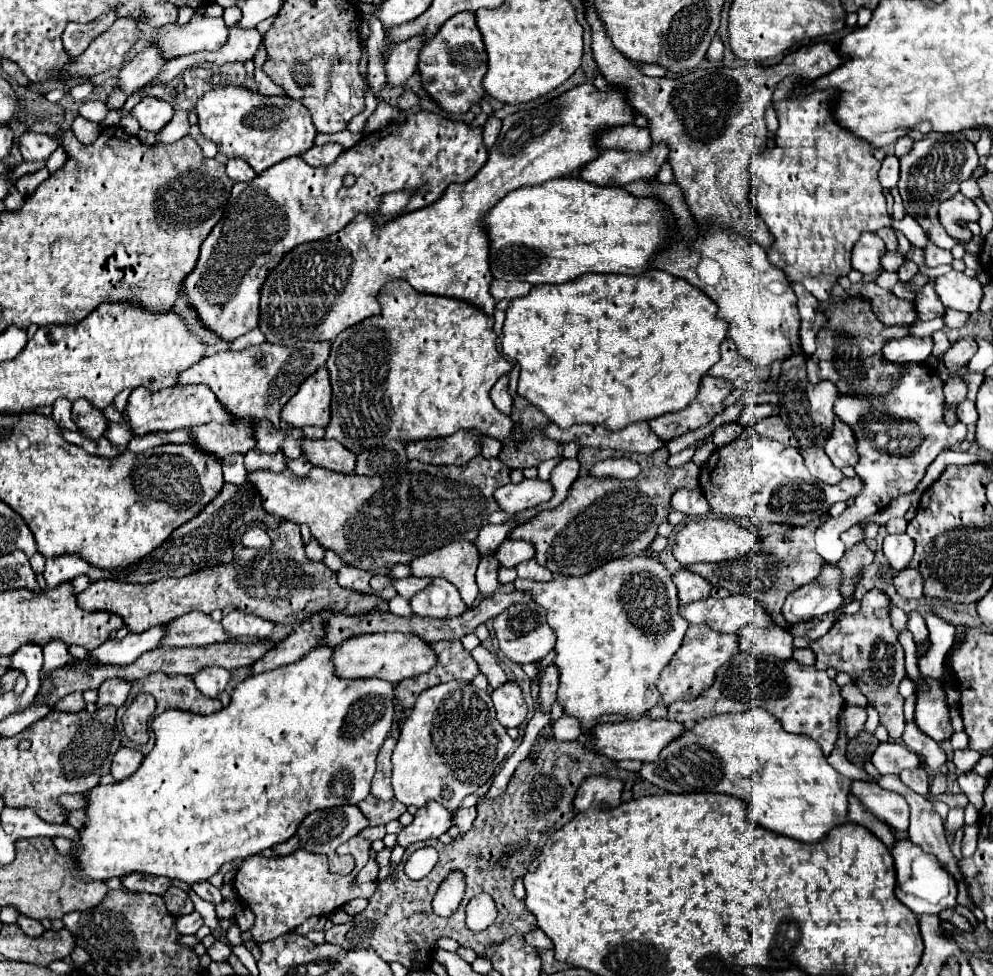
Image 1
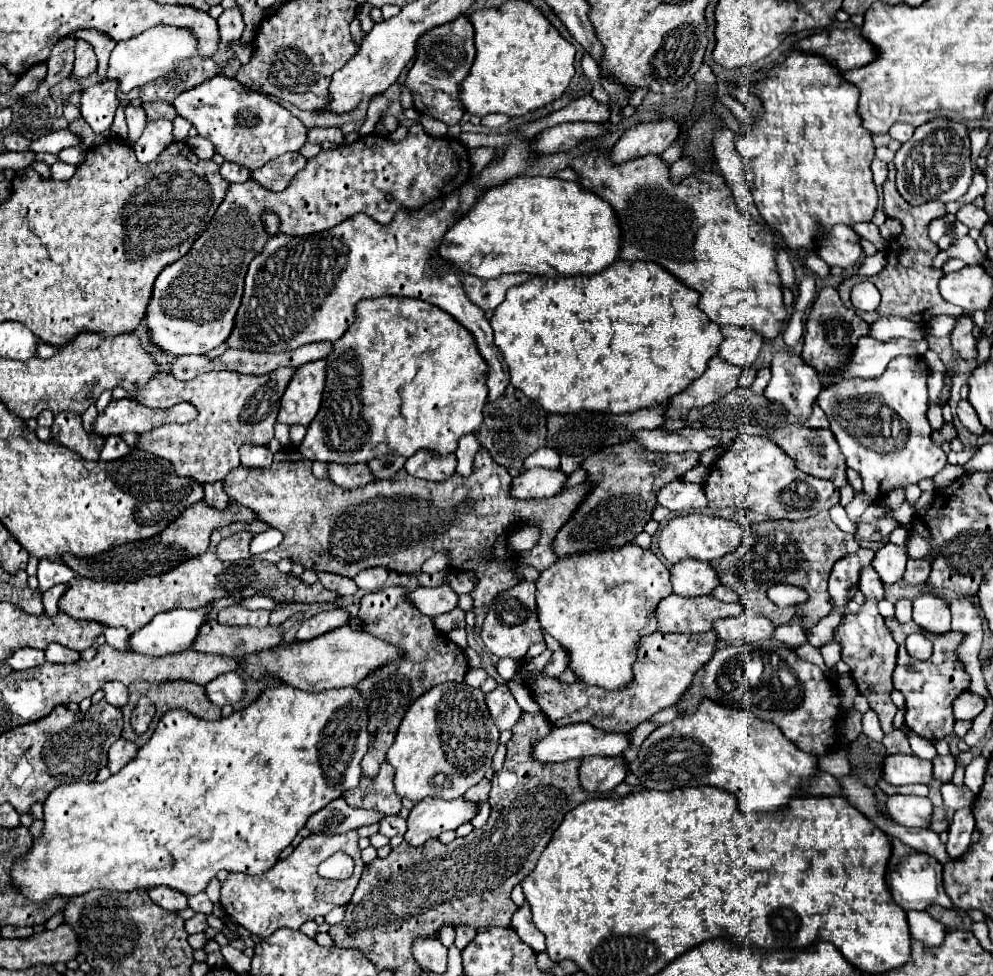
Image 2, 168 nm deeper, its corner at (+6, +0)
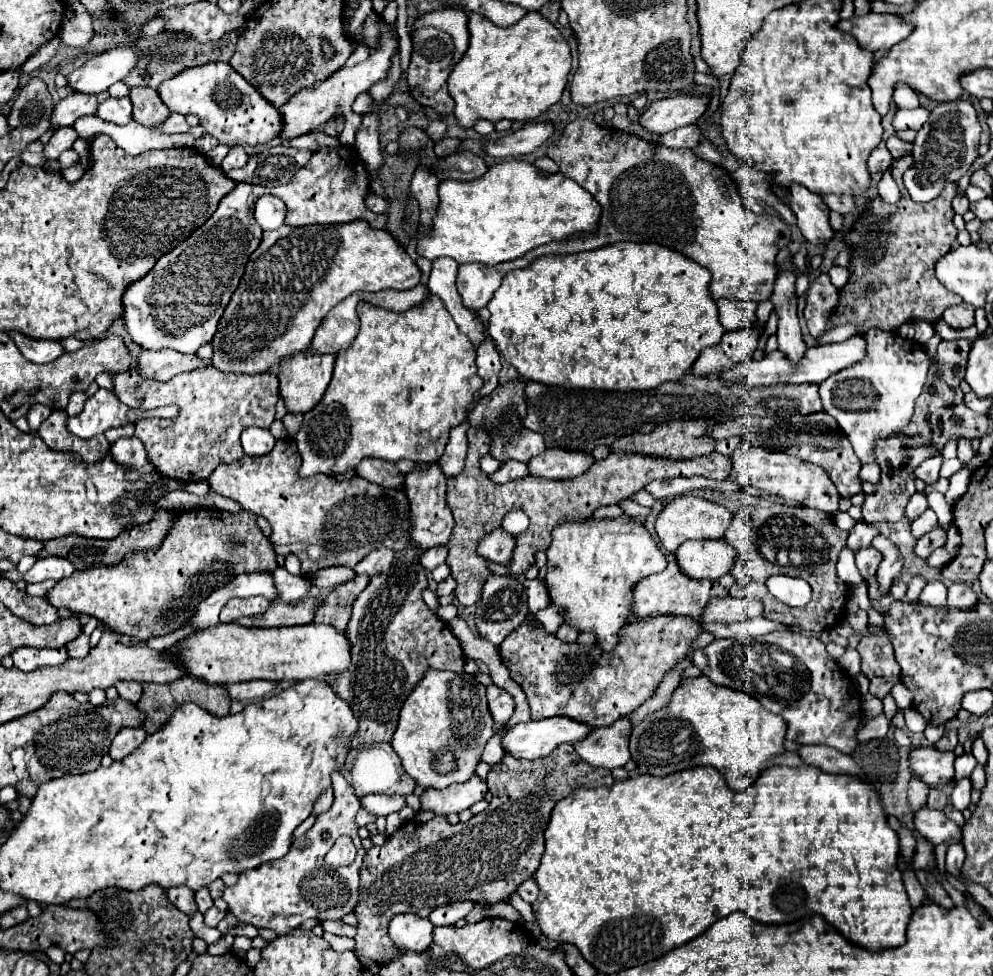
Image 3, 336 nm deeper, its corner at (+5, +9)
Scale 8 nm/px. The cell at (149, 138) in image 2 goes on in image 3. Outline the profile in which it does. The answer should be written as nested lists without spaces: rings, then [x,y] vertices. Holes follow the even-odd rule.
[[[172,112],[164,122],[160,122],[160,124],[156,124],[154,126],[156,130],[160,130],[160,132],[164,132],[164,134],[176,134],[176,132],[188,132],[188,124],[186,124],[186,120],[184,120],[184,116],[182,114],[176,114],[176,112]]]

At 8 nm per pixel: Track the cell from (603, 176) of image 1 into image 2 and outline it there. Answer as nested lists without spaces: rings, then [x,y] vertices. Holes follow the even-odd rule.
[[[675,119],[641,121],[629,127],[617,145],[611,149],[611,159],[615,163],[625,163],[643,155],[663,153],[679,137],[679,123]]]

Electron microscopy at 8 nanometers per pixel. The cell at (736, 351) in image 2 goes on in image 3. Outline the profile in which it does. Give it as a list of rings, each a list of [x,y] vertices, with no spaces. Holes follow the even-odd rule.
[[[718,300],[716,304],[718,304],[718,312],[720,312],[720,322],[722,322],[724,330],[728,330],[728,332],[742,330],[756,320],[756,304],[754,302]]]

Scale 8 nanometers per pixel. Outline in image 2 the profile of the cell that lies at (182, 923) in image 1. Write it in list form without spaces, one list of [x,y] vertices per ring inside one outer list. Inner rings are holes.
[[[197,913],[193,919],[185,921],[187,933],[203,933],[207,927],[209,927],[207,925],[207,915],[201,915],[201,913]]]

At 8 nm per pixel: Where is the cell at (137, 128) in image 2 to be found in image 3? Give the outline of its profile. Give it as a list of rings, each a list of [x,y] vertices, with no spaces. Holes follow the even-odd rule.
[[[108,98],[98,106],[96,116],[114,124],[132,122],[132,100],[130,98]]]

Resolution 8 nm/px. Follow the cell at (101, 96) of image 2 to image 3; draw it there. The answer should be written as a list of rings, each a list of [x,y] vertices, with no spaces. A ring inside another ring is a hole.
[[[72,92],[64,100],[60,100],[52,112],[52,128],[62,128],[62,126],[72,126],[76,118],[86,116],[86,114],[96,114],[98,104],[104,102],[110,94],[82,94],[82,92]]]

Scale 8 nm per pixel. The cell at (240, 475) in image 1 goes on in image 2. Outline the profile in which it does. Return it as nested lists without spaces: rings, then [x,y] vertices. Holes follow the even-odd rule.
[[[217,481],[217,483],[209,483],[203,487],[205,489],[205,495],[203,495],[203,501],[209,505],[209,507],[215,507],[215,509],[225,509],[229,505],[229,497],[225,495],[223,491],[223,483]]]

